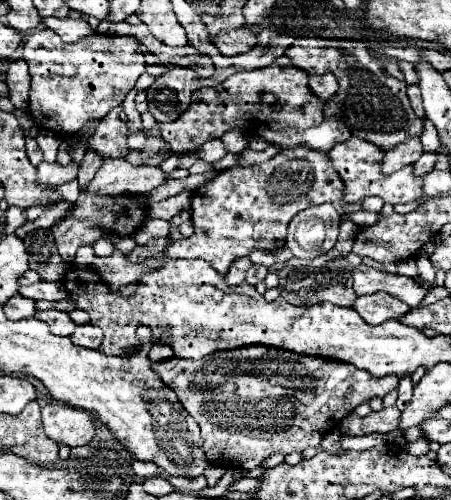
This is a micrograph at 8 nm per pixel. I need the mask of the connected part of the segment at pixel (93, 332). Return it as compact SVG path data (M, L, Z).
M83 324L83 326L77 326L71 340L83 348L99 348L103 340L103 330L93 324Z

